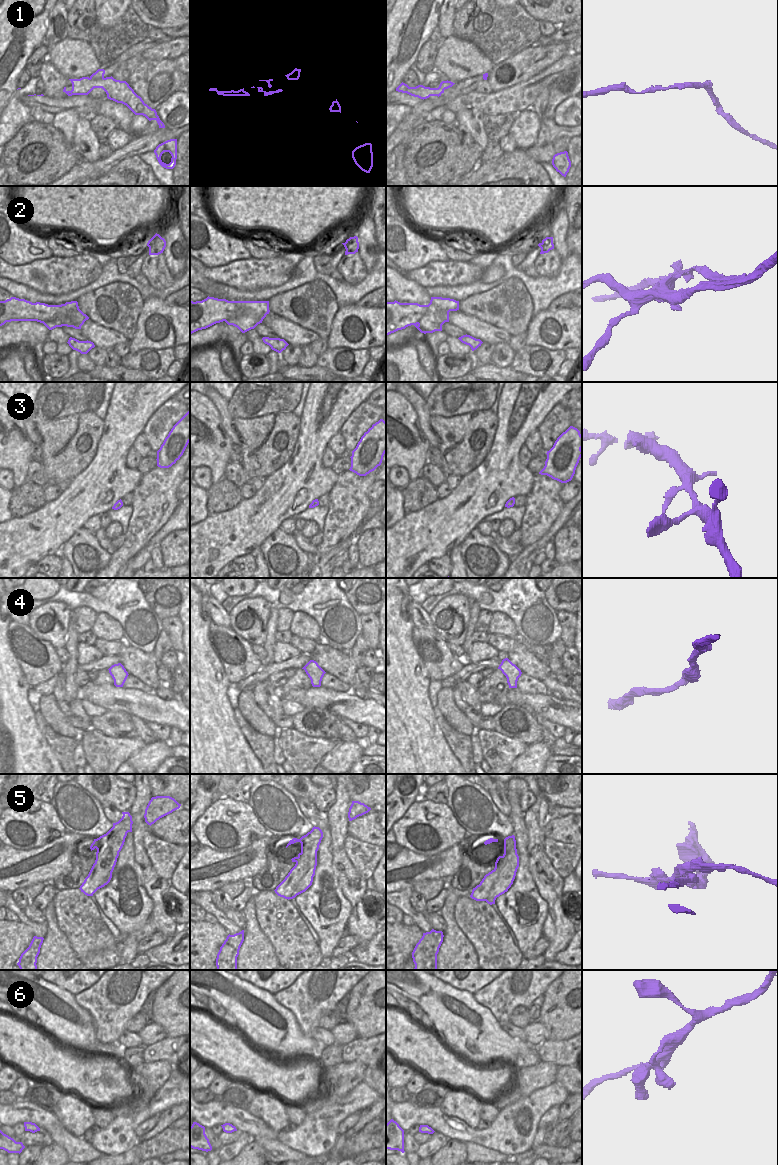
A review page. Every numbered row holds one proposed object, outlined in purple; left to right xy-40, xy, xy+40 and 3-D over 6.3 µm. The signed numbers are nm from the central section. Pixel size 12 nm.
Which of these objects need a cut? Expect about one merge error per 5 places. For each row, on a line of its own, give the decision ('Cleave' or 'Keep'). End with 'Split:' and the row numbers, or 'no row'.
1: Keep
2: Cleave
3: Keep
4: Keep
5: Cleave
6: Keep
Split: 2, 5.

